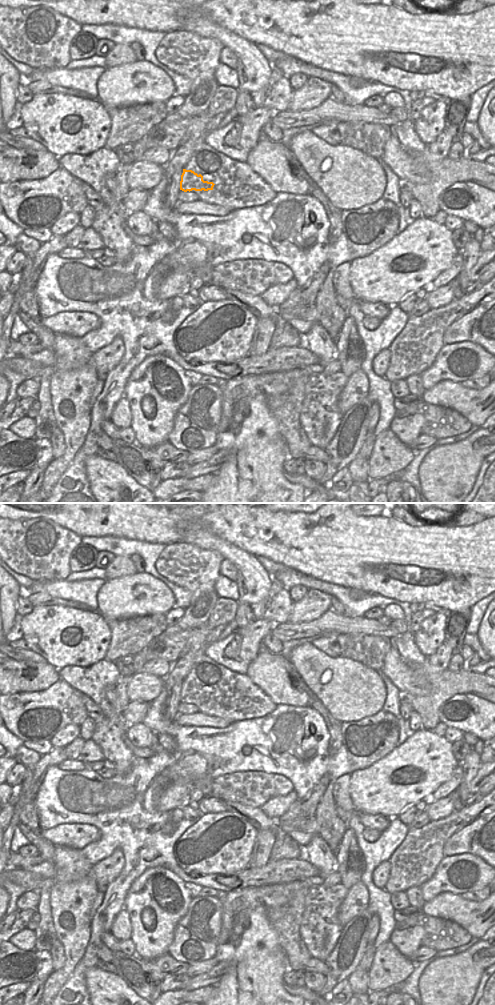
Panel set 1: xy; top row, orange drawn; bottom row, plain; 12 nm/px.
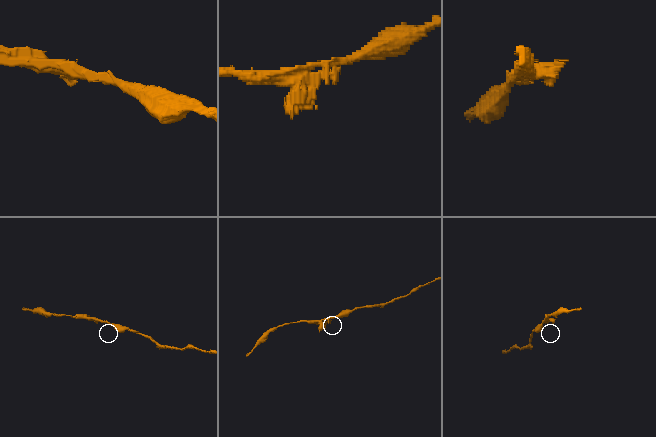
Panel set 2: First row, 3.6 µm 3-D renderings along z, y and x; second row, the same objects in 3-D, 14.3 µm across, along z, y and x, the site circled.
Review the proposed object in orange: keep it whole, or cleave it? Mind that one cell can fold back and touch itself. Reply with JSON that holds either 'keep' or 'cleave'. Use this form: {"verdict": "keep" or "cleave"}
{"verdict": "cleave"}

